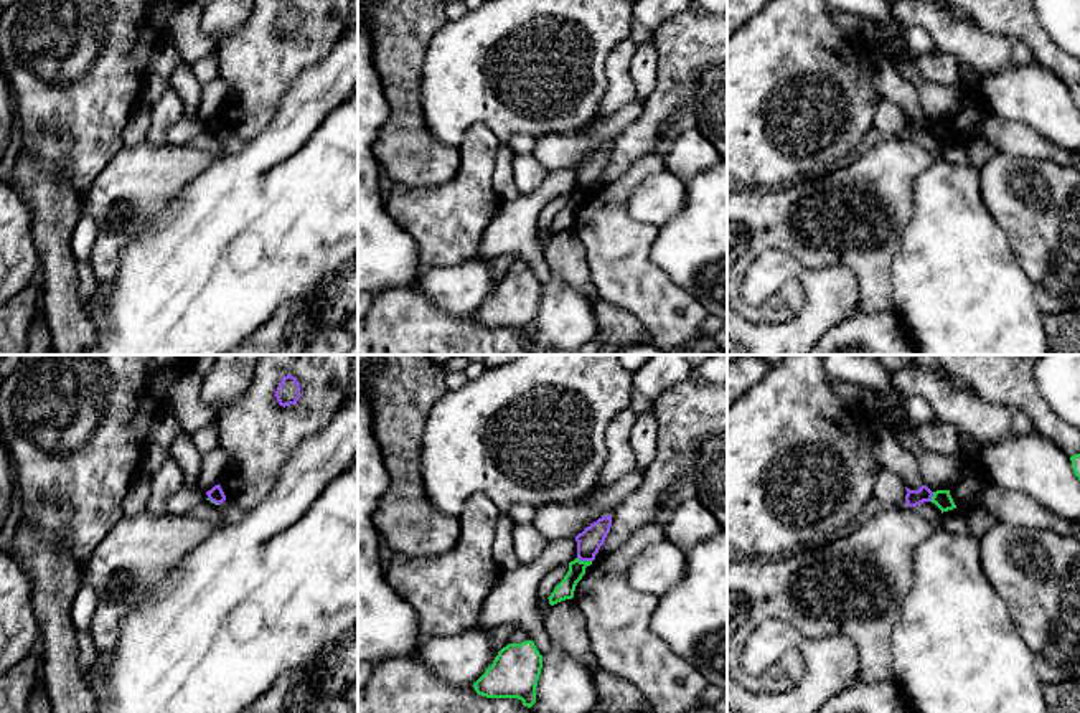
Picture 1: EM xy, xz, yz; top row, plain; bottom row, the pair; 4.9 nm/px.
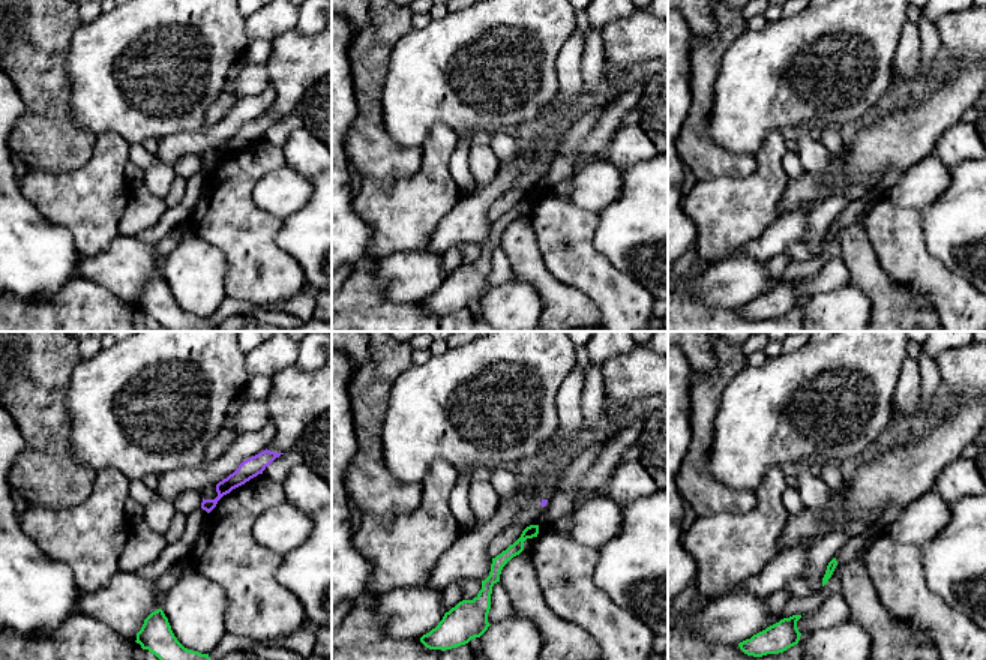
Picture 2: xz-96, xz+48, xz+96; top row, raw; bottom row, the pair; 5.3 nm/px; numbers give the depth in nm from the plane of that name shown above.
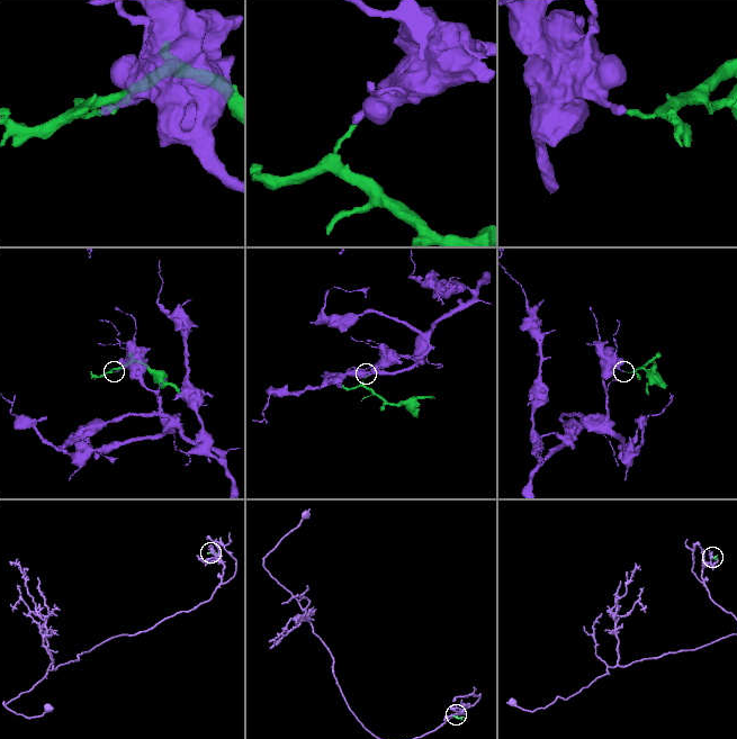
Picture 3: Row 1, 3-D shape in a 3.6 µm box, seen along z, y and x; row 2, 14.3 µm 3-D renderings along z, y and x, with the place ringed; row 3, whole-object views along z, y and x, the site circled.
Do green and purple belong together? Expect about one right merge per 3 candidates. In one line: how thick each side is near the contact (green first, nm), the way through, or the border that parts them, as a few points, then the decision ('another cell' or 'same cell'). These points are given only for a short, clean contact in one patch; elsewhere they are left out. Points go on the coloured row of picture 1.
90 nm thick on the green side, 120 nm on the other; border along xz (577, 557), (591, 561); another cell

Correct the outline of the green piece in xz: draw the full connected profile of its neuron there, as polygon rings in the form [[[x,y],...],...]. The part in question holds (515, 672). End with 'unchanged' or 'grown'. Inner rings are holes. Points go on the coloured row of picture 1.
[[[533,640],[503,647],[486,672],[473,683],[486,698],[518,698],[524,706],[536,703],[536,687],[542,668],[542,655]]] | unchanged

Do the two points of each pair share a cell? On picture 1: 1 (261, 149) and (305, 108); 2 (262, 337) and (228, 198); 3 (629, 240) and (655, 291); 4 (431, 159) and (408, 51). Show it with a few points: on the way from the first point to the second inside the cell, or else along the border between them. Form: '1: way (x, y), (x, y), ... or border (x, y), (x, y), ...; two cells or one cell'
1: way (272, 141), (294, 119); one cell
2: border (289, 301), (248, 337); two cells
3: way (629, 253), (629, 264), (642, 278); one cell
4: way (406, 132), (406, 78); one cell

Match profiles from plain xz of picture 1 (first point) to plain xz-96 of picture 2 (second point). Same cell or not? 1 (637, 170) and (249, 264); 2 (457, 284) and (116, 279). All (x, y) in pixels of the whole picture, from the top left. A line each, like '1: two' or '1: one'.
1: one
2: one

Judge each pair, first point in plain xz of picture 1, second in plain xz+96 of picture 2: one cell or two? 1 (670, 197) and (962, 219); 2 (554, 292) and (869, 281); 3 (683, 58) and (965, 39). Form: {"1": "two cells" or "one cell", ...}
{"1": "one cell", "2": "two cells", "3": "one cell"}

